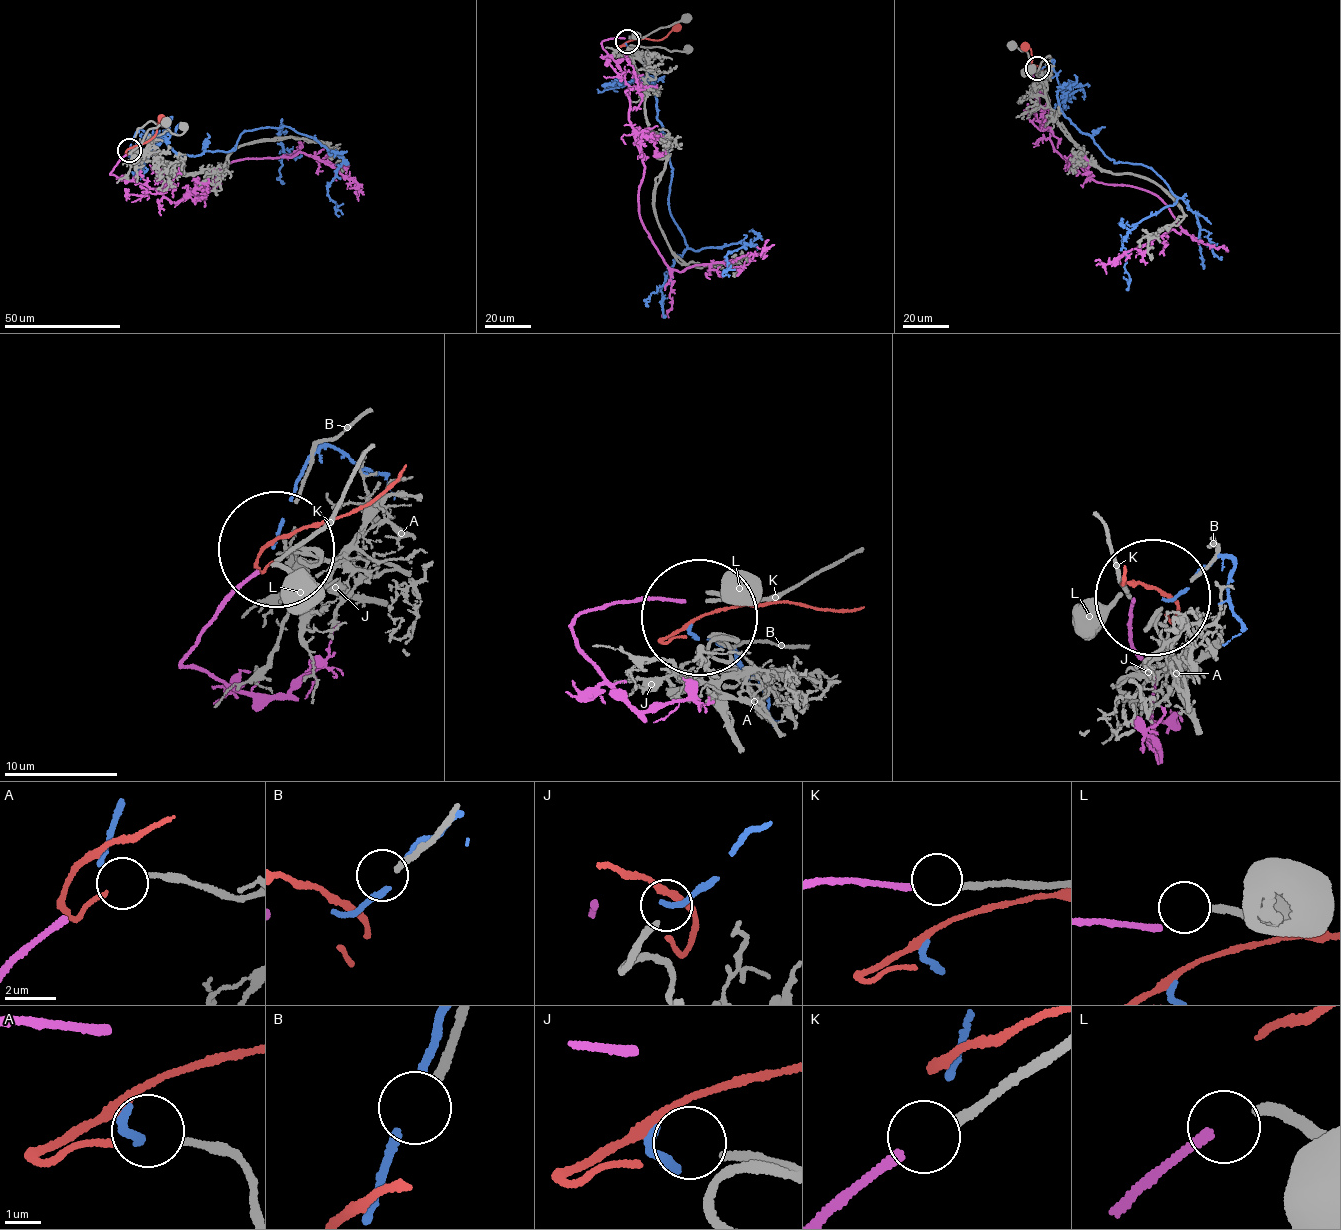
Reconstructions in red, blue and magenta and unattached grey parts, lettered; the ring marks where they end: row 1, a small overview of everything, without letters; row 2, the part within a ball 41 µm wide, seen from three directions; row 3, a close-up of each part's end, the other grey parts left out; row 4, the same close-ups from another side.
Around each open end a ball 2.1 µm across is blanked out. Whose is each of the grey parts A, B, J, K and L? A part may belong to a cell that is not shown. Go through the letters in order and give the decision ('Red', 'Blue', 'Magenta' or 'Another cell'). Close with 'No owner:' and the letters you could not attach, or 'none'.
A: Red
B: Another cell
J: Another cell
K: Magenta
L: Another cell
No owner: B, J, L

